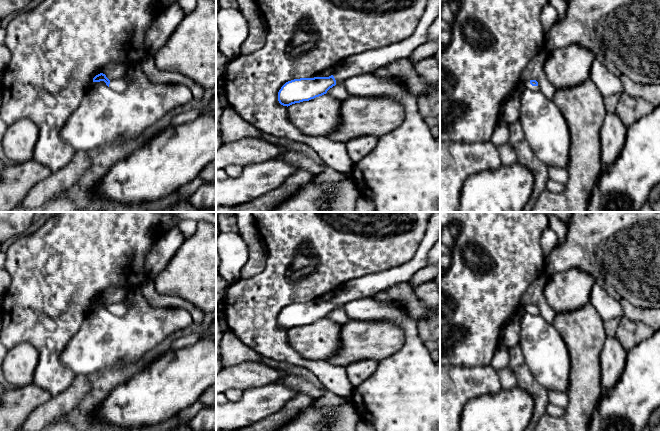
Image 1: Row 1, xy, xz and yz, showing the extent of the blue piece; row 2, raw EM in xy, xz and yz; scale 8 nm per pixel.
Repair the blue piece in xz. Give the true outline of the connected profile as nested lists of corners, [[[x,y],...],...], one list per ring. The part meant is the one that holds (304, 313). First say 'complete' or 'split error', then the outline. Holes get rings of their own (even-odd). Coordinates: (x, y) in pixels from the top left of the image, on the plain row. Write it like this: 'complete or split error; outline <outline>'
split error; outline [[[433,212],[427,224],[425,235],[417,249],[414,258],[399,267],[395,267],[380,273],[358,277],[342,284],[333,294],[329,301],[300,302],[286,306],[278,316],[278,325],[283,330],[290,330],[295,327],[309,325],[316,321],[322,320],[337,307],[346,303],[365,297],[374,297],[375,295],[385,292],[399,283],[408,282],[410,278],[420,269],[427,265],[429,250],[440,239],[440,212]]]

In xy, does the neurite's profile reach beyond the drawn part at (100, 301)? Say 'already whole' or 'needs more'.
needs more

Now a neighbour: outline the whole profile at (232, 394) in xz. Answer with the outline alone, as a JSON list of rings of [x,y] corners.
[[[229,389],[224,392],[229,401],[238,401],[243,395],[243,391],[239,389]]]

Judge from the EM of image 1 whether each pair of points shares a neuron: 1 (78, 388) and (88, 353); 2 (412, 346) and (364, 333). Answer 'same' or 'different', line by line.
1: different
2: different

